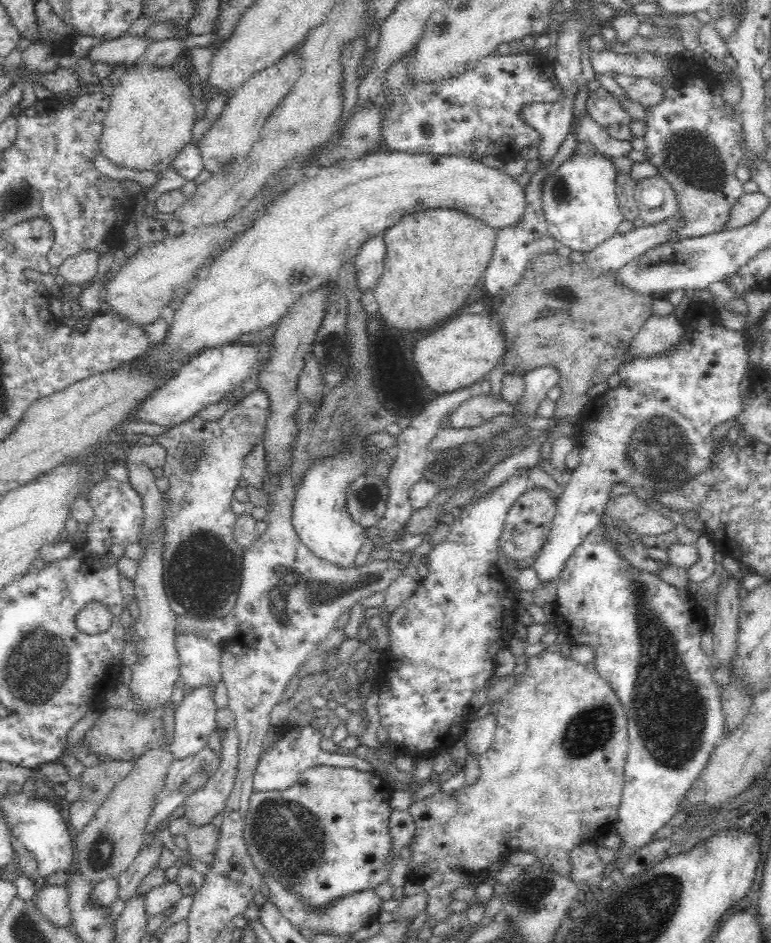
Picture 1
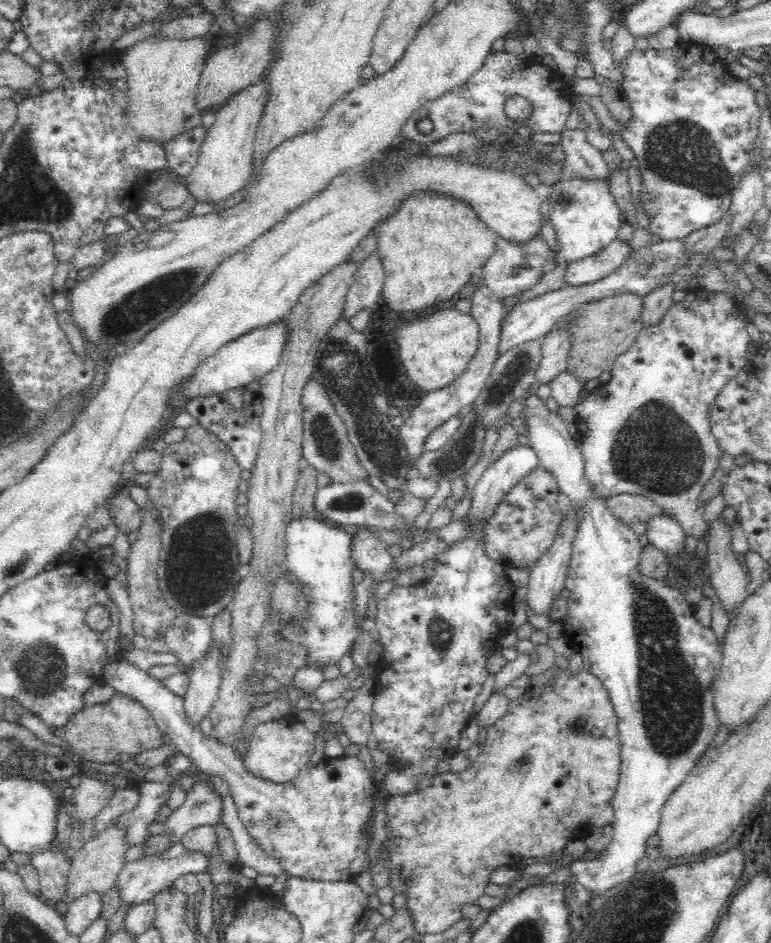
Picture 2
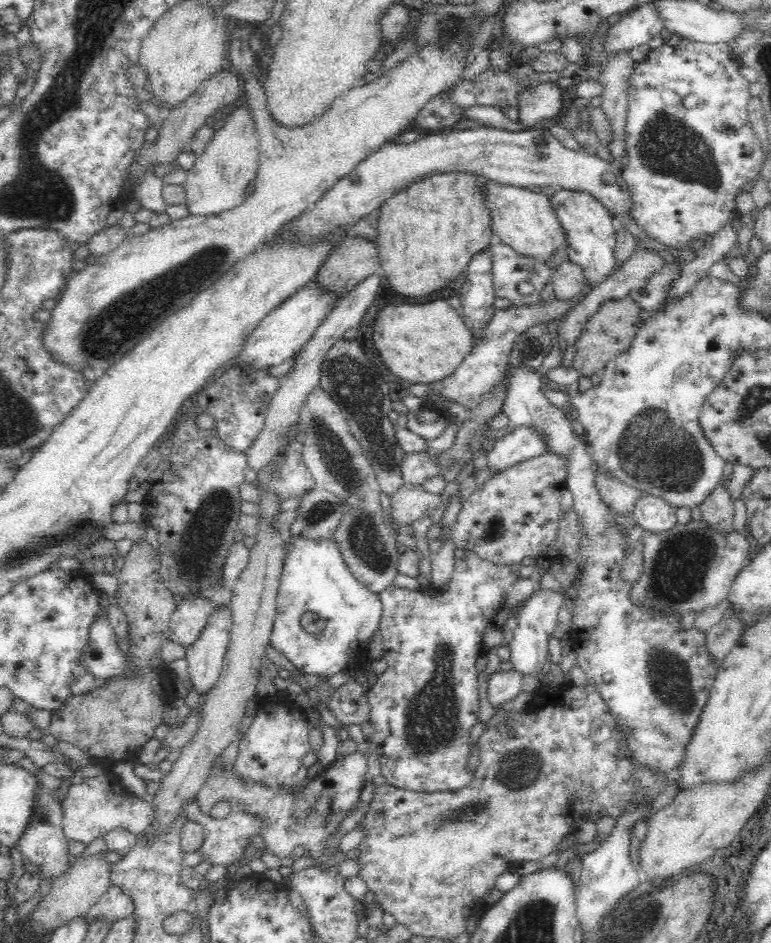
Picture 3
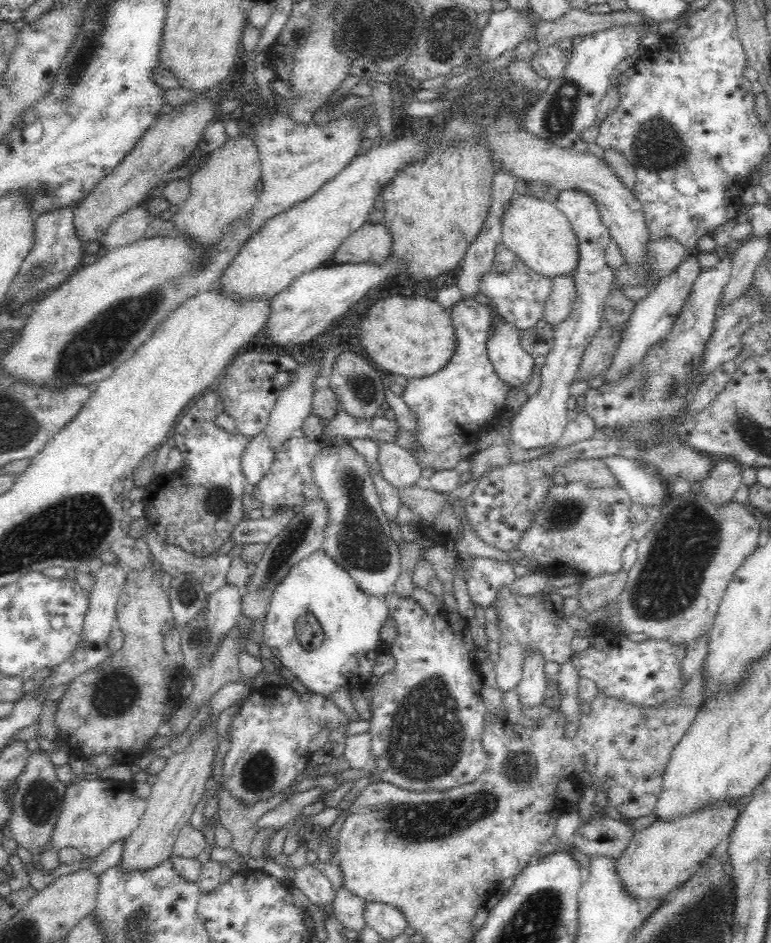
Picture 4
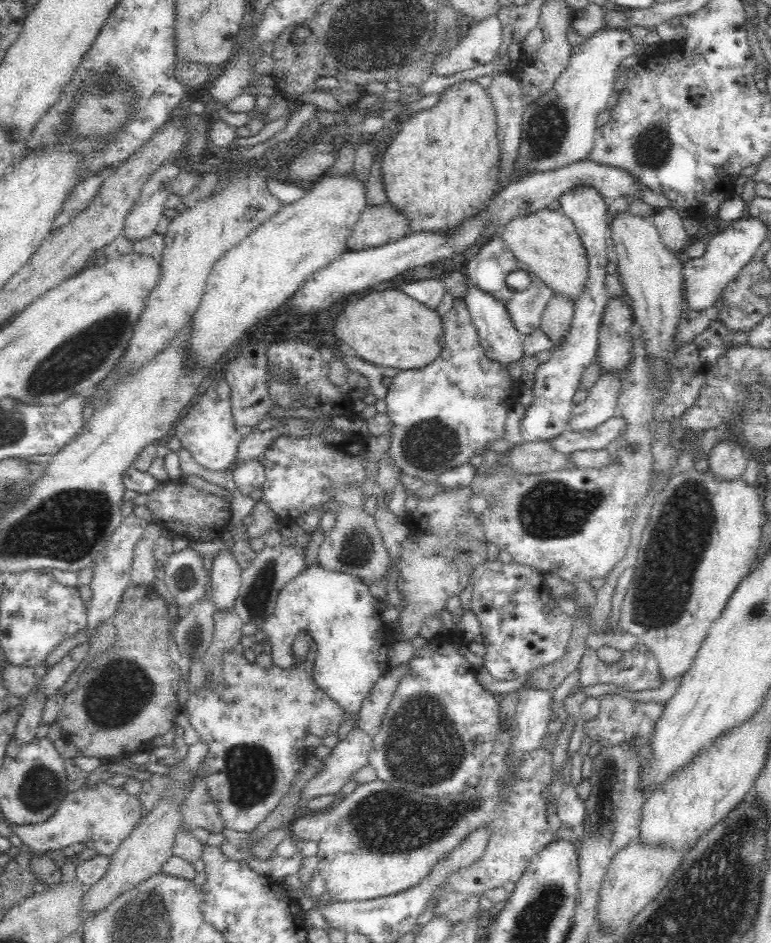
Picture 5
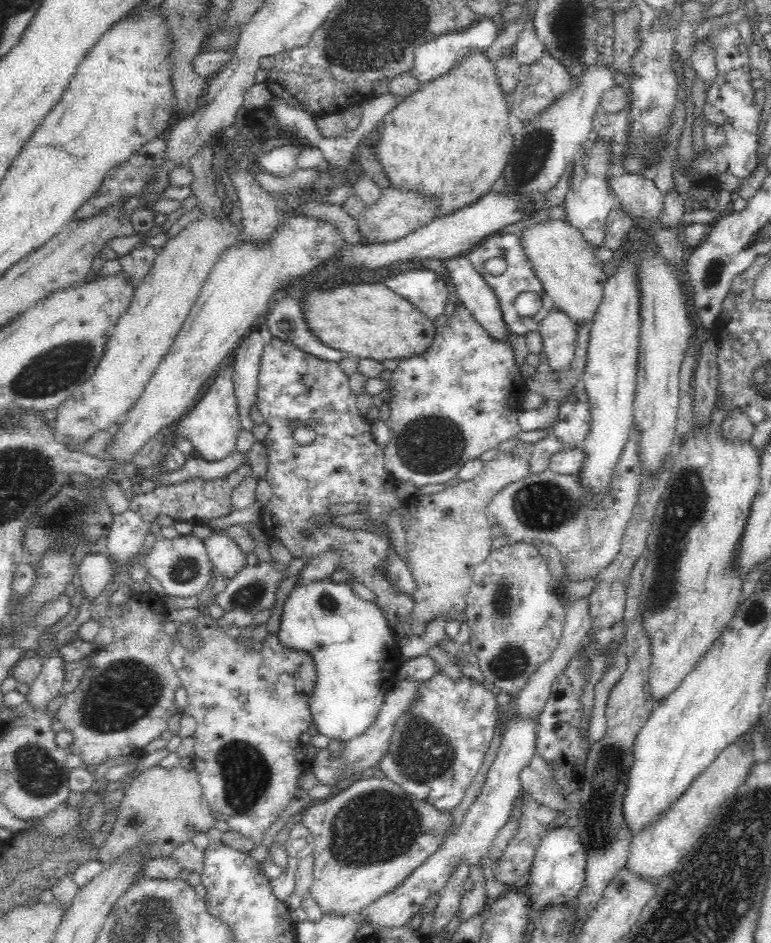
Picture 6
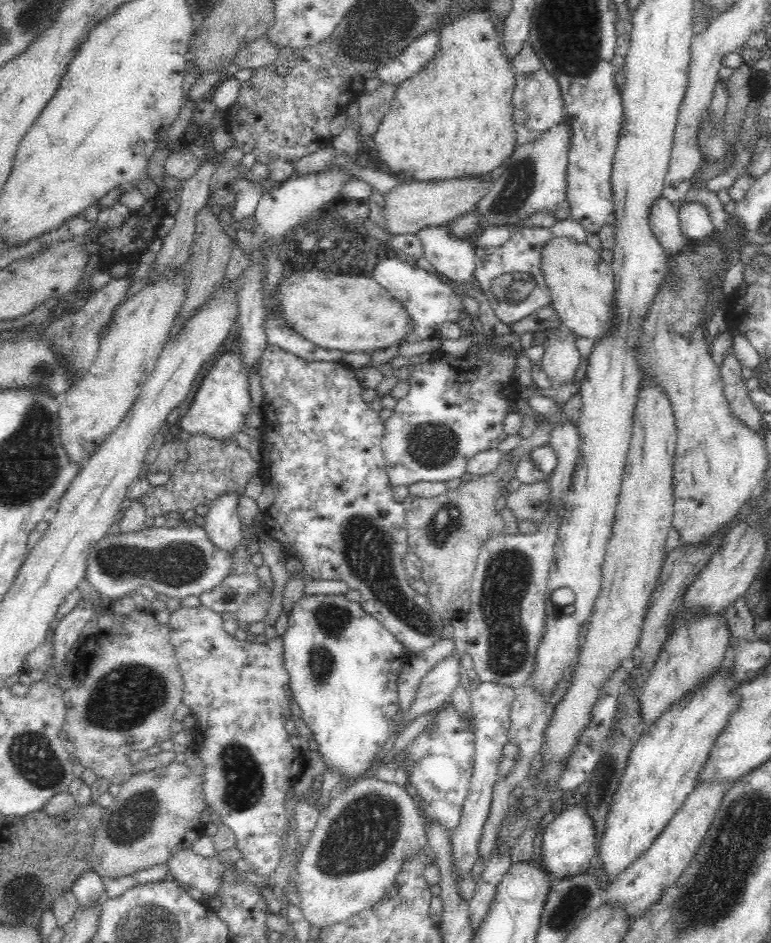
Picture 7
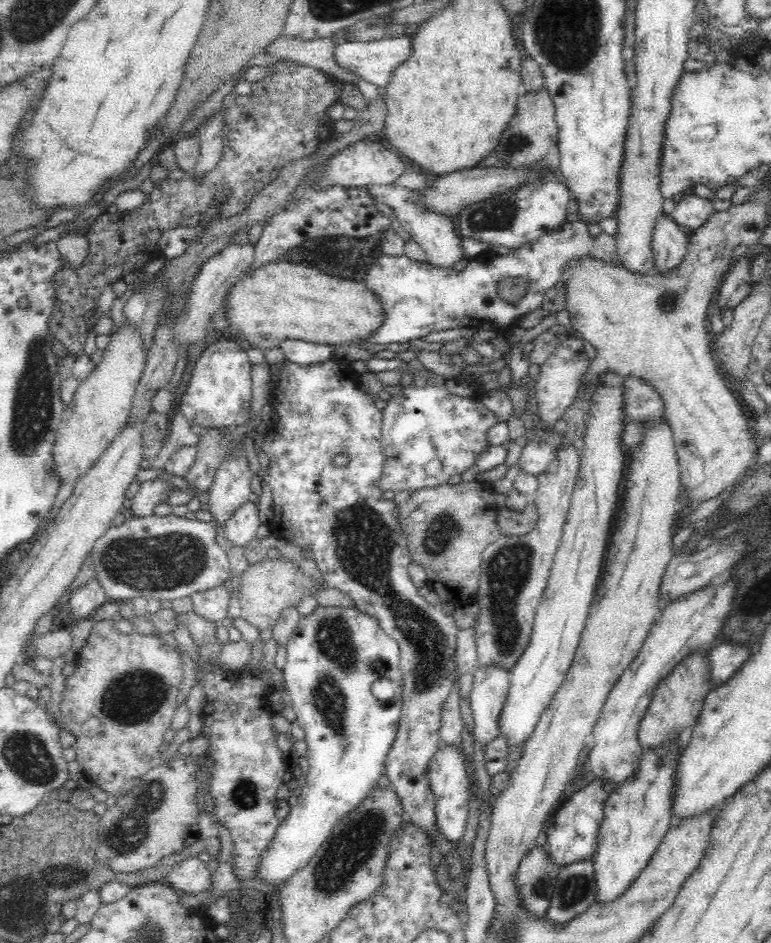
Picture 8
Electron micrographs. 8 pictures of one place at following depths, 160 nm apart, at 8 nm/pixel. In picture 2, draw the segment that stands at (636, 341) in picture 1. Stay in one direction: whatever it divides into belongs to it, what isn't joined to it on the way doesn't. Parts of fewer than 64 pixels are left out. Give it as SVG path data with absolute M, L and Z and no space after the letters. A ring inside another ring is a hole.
M666 282L652 292L642 296L641 320L645 326L654 326L660 322L664 312L672 306L673 295L676 290L676 282Z

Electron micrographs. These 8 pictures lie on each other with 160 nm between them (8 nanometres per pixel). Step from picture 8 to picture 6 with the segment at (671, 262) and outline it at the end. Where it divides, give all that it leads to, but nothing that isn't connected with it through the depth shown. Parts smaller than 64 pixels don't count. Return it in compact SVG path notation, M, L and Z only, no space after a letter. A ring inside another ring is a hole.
M619 169L612 174L609 183L613 195L620 198L623 209L628 214L638 219L654 219L659 222L664 197L652 178L648 179Z

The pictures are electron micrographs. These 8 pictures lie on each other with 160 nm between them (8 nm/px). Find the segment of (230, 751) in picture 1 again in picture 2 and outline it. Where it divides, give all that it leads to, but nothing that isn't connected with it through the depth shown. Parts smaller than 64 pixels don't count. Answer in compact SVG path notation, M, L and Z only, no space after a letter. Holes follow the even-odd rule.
M202 780L191 786L185 800L172 810L160 834L152 834L142 842L143 856L149 857L168 850L173 844L180 843L182 837L202 824L216 824L222 814L223 798L214 791L212 784Z

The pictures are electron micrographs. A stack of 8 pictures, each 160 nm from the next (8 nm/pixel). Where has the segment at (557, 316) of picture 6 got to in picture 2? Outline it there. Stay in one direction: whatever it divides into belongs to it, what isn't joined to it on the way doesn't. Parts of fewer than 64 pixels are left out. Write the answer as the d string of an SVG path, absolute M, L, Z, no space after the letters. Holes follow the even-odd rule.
M613 240L597 255L569 261L564 270L564 281L572 286L596 282L612 274L628 257L628 243Z

